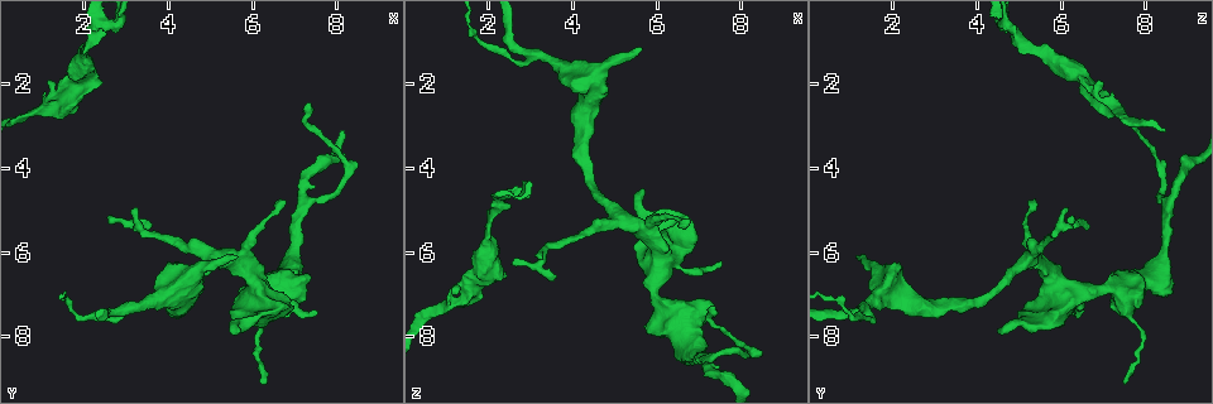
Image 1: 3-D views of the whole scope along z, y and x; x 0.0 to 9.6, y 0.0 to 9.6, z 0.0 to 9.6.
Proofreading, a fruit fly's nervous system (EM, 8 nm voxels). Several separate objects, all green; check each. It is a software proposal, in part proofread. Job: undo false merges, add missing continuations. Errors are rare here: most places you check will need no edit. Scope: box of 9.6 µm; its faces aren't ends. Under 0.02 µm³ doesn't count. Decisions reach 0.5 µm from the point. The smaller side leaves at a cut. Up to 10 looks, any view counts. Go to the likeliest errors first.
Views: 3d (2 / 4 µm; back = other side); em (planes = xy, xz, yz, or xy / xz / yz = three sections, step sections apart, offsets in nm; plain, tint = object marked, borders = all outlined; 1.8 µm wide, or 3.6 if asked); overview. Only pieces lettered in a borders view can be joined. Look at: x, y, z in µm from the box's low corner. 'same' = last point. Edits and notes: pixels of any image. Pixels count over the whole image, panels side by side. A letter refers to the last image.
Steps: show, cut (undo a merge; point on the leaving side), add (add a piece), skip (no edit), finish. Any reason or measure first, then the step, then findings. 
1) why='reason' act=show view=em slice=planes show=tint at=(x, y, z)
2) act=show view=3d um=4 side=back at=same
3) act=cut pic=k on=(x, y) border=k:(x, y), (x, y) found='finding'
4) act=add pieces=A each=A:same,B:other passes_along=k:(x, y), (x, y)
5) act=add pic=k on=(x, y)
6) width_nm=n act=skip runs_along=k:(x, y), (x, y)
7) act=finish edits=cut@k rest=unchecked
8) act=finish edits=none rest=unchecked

act=show view=3d um=2 at=(1.15, 2.00, 6.90)

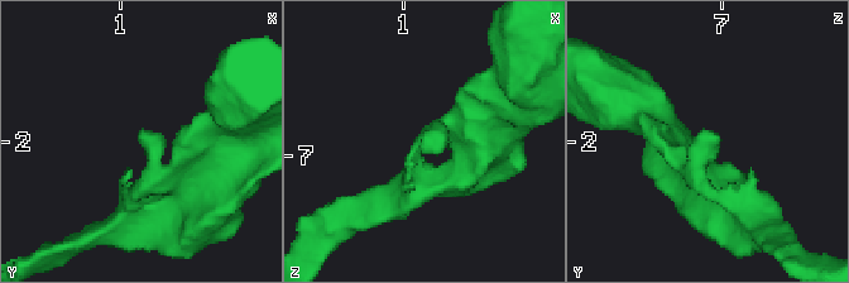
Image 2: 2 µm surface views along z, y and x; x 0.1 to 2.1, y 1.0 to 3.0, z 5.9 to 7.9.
act=show view=em slice=planes show=borders at=(1.12, 1.94, 6.94)

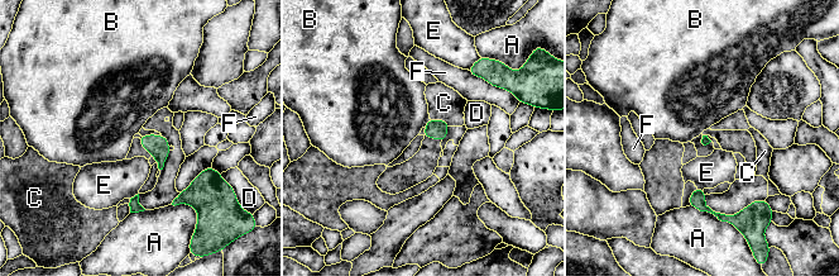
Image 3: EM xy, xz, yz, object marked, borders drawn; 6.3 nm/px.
longest_contact=A:260nm act=skip each=A:other,B:other,C:other,D:other,E:other,F:other border=3:(430, 119), (423, 127) found='none of them fits'

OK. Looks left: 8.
why='sharp bend' act=show view=em slice=yz step=8 show=borders at=(2.35, 0.60, 4.70)

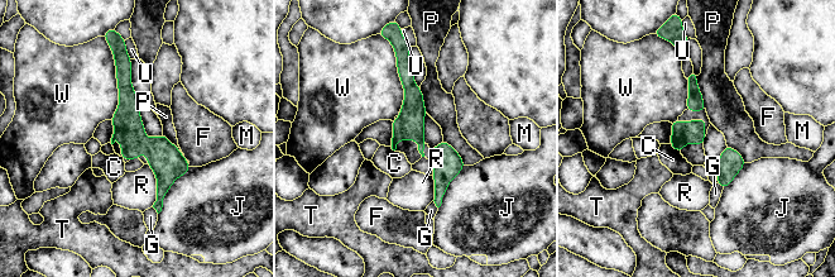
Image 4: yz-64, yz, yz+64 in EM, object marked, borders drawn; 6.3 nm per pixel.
act=skip each=C:other,F:other,G:other,J:other,M:other,P:other,R:other,T:other,U:other,W:other border=4:(696, 76), (696, 84), (706, 109) found='all the same cell'

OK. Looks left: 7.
why='a fork' act=show view=em slice=planes show=tint at=(2.50, 7.40, 1.20)

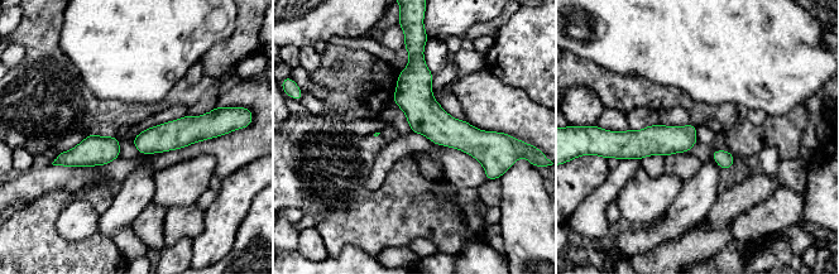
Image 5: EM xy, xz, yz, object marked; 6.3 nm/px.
why='what lies round it' act=show view=em slice=planes show=borders at=same

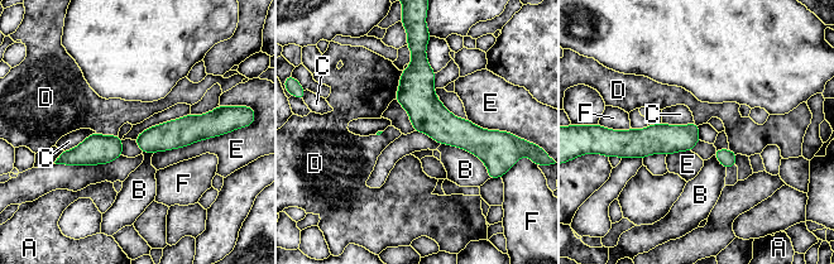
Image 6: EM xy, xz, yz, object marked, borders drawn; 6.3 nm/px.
act=skip each=A:other,B:other,C:other,D:other,E:other,F:other runs_along=6:(415, 57), (418, 95), (493, 139) found='continuous, no second cell'

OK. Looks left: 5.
why='branch stops here' act=show view=em slice=planes show=borders at=(3.25, 4.95, 6.20)

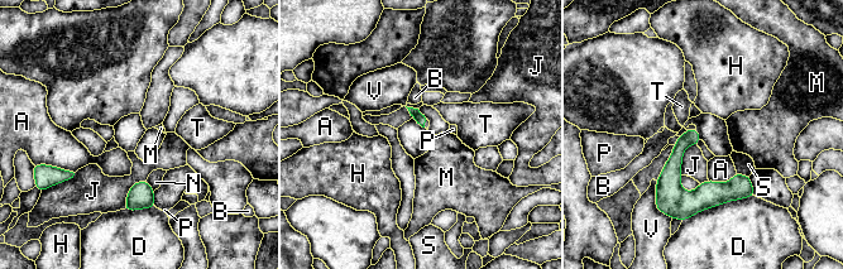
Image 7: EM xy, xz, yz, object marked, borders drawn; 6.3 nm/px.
act=skip each=A:other,B:other,D:other,H:other,J:other,M:other,N:other,P:other,S:other,T:other,V:other found='none of them fits'

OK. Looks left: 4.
act=finish edits=none rest=unchecked

